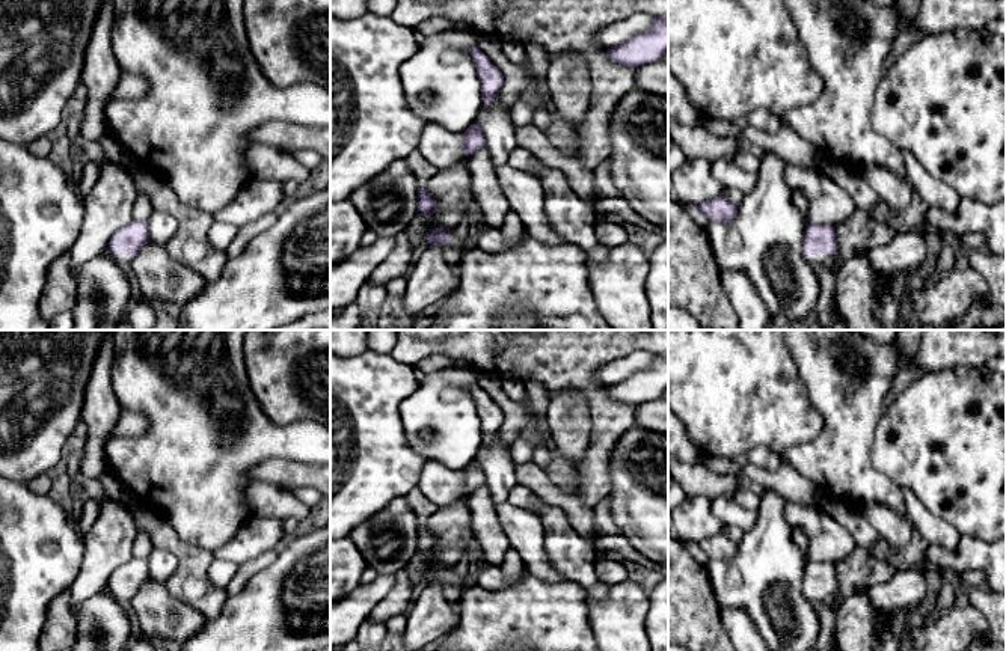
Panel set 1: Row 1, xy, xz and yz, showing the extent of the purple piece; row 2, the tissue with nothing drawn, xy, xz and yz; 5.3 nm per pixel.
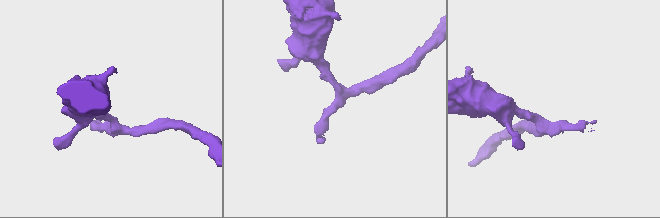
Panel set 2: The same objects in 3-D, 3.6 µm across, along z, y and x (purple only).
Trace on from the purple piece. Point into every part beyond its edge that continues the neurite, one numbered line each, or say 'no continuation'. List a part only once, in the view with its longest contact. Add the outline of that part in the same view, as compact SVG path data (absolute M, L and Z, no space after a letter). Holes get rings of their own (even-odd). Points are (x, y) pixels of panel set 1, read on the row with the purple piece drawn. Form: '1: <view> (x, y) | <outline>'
1: yz (828, 261) | M810 255L807 258L807 261L816 268L816 267L827 267L830 270L833 270L834 273L839 271L839 265L836 264L836 256L834 255L820 255L820 256L814 256Z

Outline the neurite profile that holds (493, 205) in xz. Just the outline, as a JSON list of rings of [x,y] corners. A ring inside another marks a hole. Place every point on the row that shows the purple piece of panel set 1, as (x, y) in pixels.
[[[483,146],[469,155],[468,164],[472,175],[474,196],[480,203],[478,222],[501,229],[510,209],[510,202],[495,175],[487,148]]]

